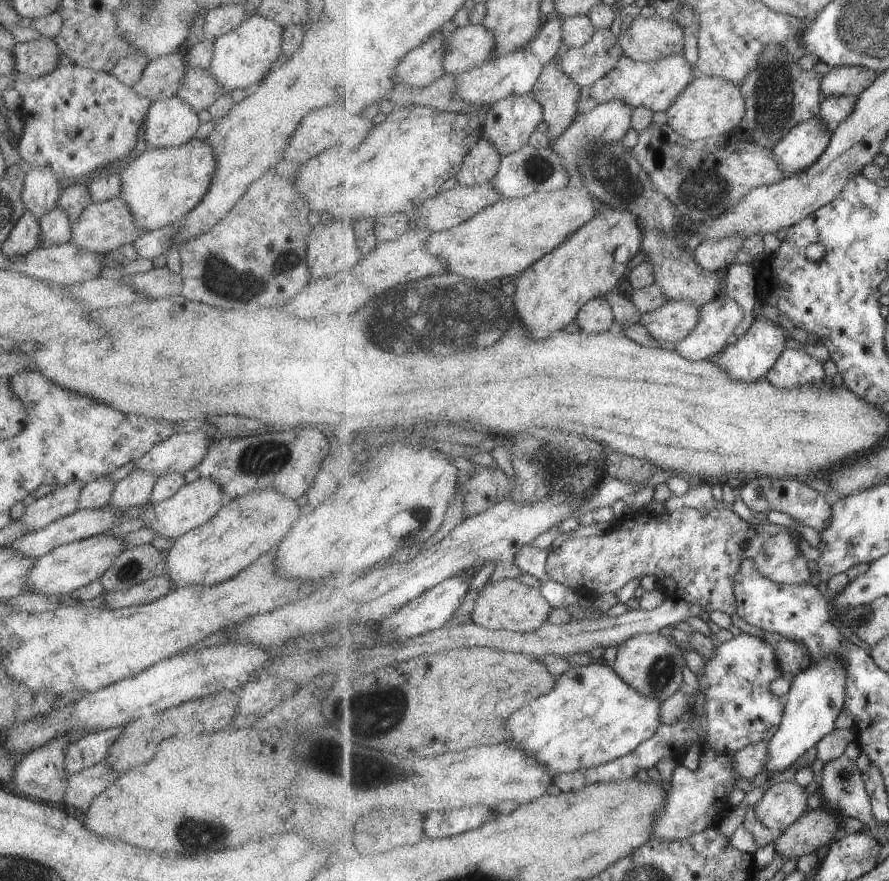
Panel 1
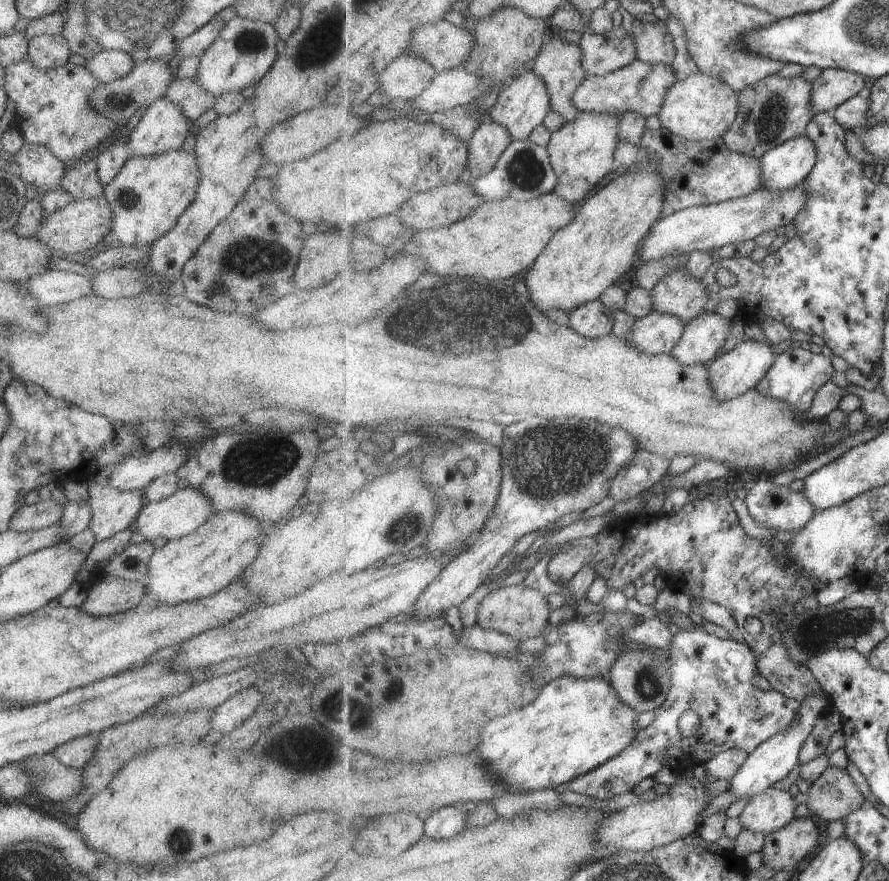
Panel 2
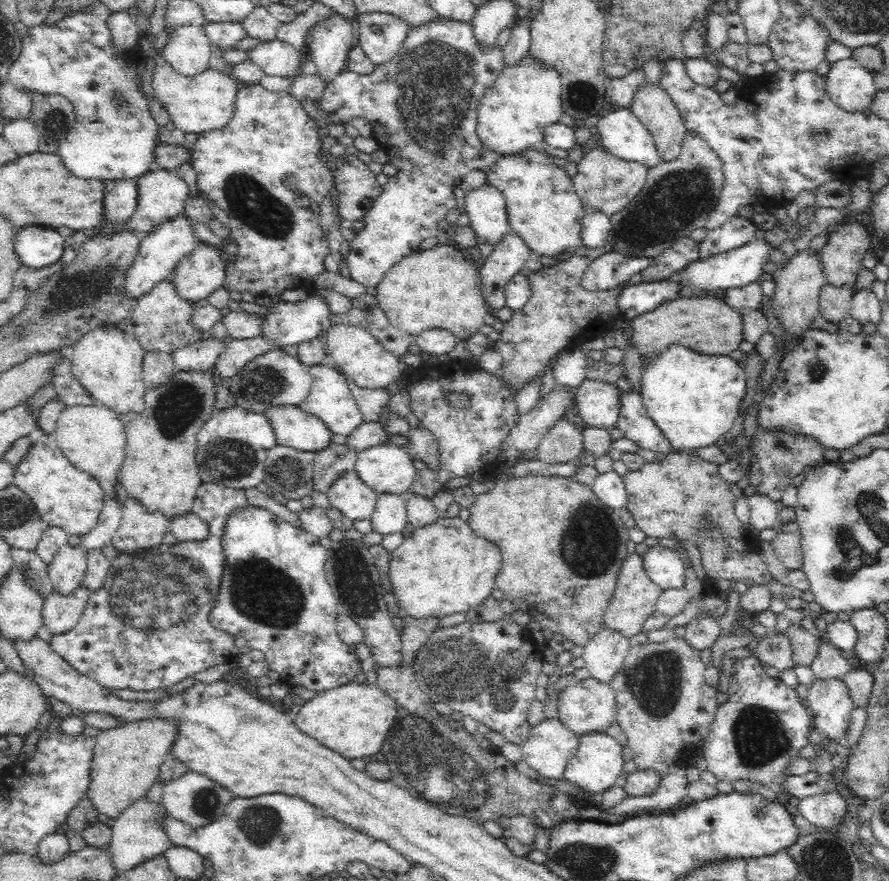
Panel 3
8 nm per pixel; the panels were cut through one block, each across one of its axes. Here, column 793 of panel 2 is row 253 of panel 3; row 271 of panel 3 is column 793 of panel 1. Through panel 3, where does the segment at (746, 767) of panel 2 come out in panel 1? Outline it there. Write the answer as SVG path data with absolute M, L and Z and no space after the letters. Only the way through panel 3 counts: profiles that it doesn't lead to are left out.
M825 658L821 662L812 662L791 682L787 693L784 719L780 731L769 742L765 772L777 774L795 764L802 754L817 746L833 730L837 729L837 719L845 710L847 702L849 666L835 658Z

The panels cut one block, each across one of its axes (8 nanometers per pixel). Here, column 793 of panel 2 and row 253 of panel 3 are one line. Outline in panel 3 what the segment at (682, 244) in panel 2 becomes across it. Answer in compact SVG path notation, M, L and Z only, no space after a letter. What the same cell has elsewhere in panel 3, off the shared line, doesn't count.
M198 242L176 265L172 281L177 286L177 293L186 300L196 302L205 300L225 279L222 250L208 242Z

